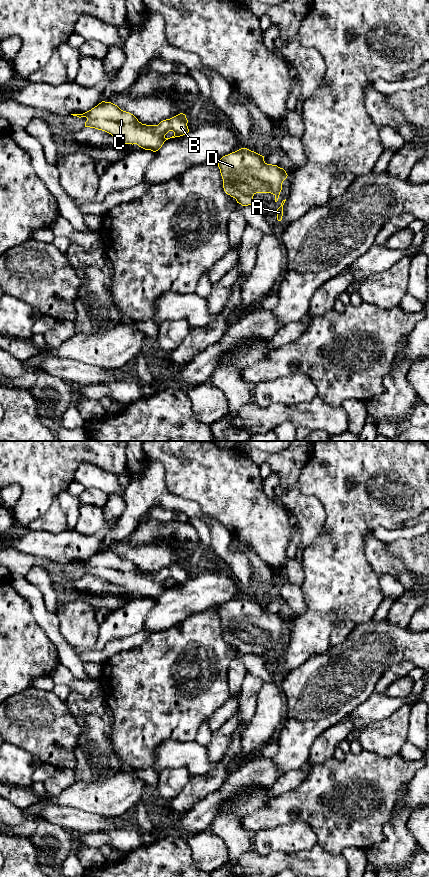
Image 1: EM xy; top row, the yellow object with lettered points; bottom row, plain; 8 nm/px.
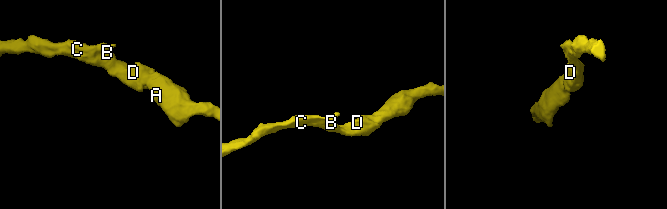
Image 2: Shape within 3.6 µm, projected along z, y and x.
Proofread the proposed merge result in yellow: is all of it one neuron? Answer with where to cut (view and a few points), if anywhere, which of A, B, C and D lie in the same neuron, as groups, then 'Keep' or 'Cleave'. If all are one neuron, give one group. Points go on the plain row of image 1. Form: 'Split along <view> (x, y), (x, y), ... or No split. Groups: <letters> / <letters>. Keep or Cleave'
No split. Groups: A B C D. Keep

